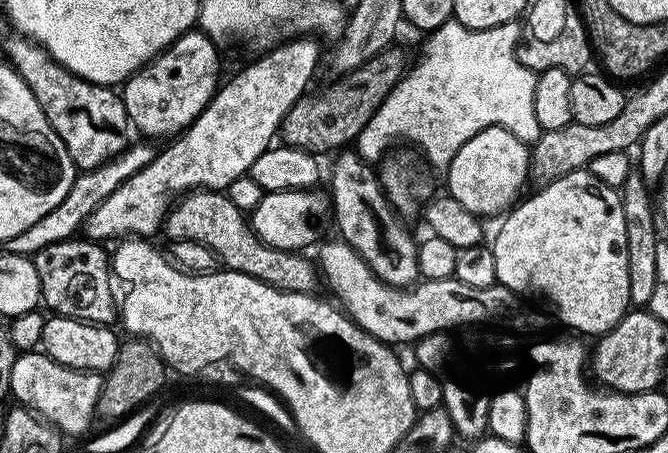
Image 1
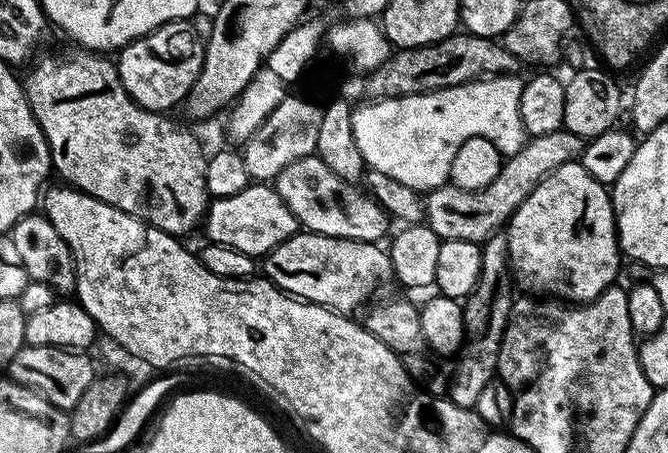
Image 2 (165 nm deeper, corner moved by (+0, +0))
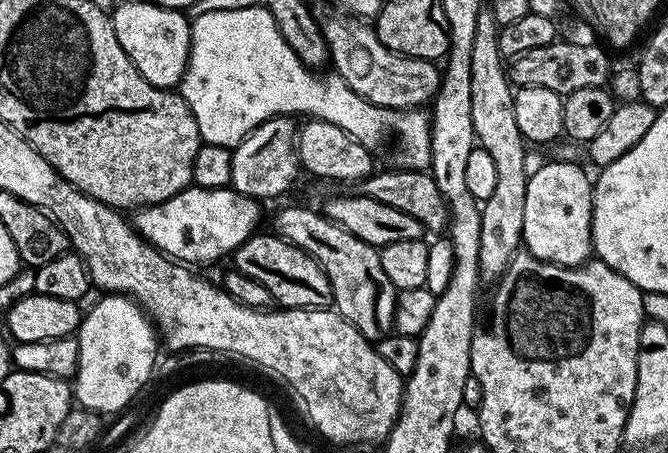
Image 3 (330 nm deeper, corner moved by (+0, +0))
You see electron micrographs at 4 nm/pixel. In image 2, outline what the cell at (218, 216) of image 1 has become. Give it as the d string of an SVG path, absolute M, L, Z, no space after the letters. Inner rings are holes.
M76 50L73 56L68 56L65 60L59 60L56 56L42 56L27 69L27 71L29 70L28 77L23 77L22 83L24 85L24 94L28 98L28 104L32 107L34 118L50 146L52 167L58 173L58 176L60 172L61 178L64 179L61 181L67 182L71 187L80 189L80 191L92 196L95 200L101 200L126 214L137 216L139 220L144 220L156 228L161 228L163 232L169 232L171 236L184 238L187 232L192 232L195 228L197 231L201 227L210 203L208 187L206 186L208 156L206 151L204 152L203 146L200 145L199 138L194 133L187 132L184 128L179 128L174 121L167 120L169 118L167 115L138 107L126 94L115 63L107 55L97 54L91 50Z

